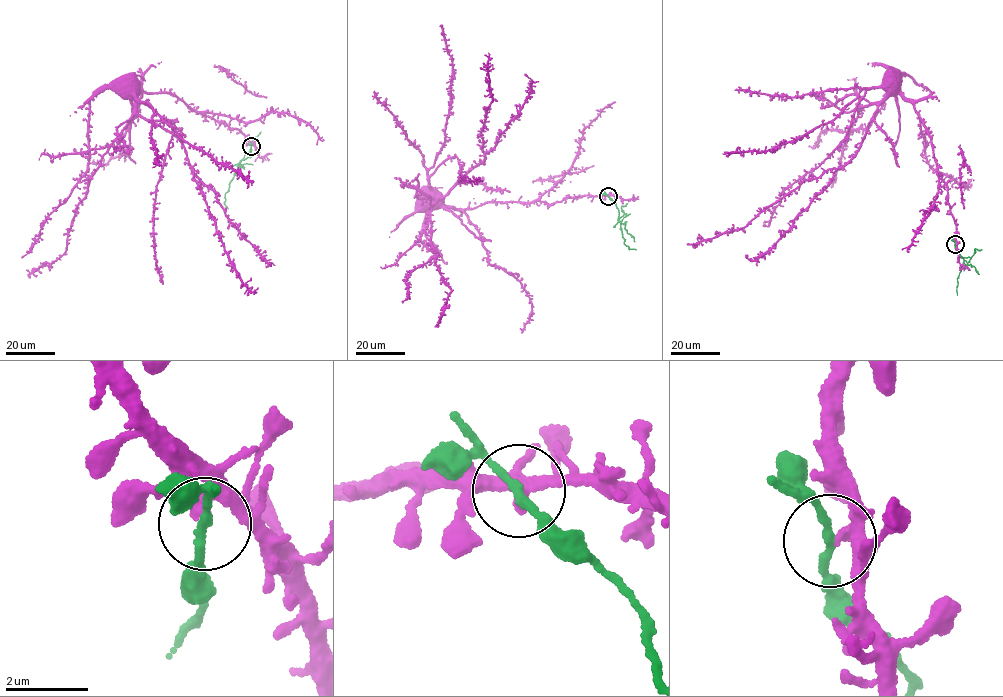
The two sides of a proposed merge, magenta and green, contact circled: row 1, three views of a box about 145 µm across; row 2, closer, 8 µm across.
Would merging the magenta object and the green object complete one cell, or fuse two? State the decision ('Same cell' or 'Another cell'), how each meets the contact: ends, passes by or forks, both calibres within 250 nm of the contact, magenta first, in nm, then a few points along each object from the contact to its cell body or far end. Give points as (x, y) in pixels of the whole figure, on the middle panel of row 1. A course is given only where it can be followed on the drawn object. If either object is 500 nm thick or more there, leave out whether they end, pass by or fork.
Another cell. At the ring magenta passes by. At the ring green passes by. Thickness 200 nm (magenta) against 180 nm. Course of magenta: (608, 196), (459, 210), (443, 204), (457, 179), (484, 160), (481, 131), (492, 100), (484, 55). Course of green: (608, 195), (618, 208), (624, 244), (630, 249), (636, 249)

